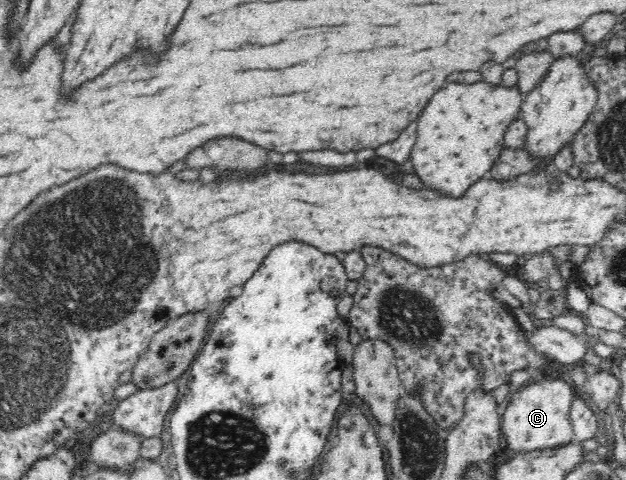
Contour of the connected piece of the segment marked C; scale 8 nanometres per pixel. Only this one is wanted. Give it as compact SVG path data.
M563 377L533 379L513 390L513 395L501 416L503 446L516 453L558 448L573 441L570 404L575 398L572 387Z

